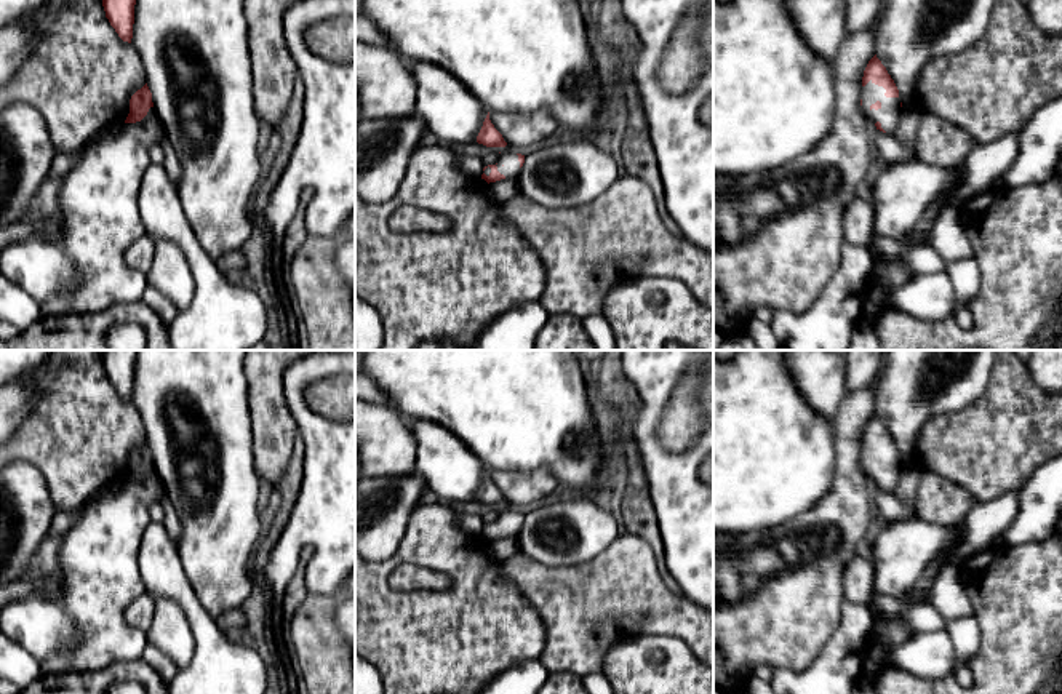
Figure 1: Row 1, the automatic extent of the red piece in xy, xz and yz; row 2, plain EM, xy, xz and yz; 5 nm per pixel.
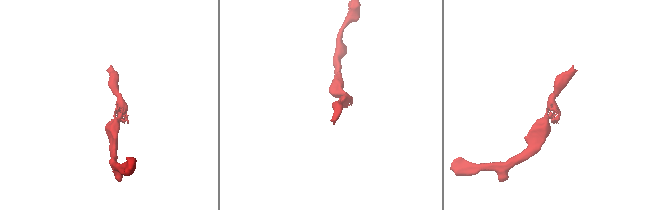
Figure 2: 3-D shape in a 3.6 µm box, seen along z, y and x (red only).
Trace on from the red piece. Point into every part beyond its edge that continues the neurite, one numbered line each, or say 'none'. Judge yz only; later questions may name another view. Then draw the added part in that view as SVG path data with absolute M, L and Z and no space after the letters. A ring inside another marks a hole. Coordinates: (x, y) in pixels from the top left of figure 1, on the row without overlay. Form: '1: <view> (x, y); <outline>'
1: yz (888, 474); M872 438L862 445L862 469L867 478L880 480L881 486L894 493L902 472L899 456L886 456L886 448L875 443Z

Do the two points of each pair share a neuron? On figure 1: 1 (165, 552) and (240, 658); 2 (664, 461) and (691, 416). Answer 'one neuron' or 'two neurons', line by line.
1: one neuron
2: two neurons

